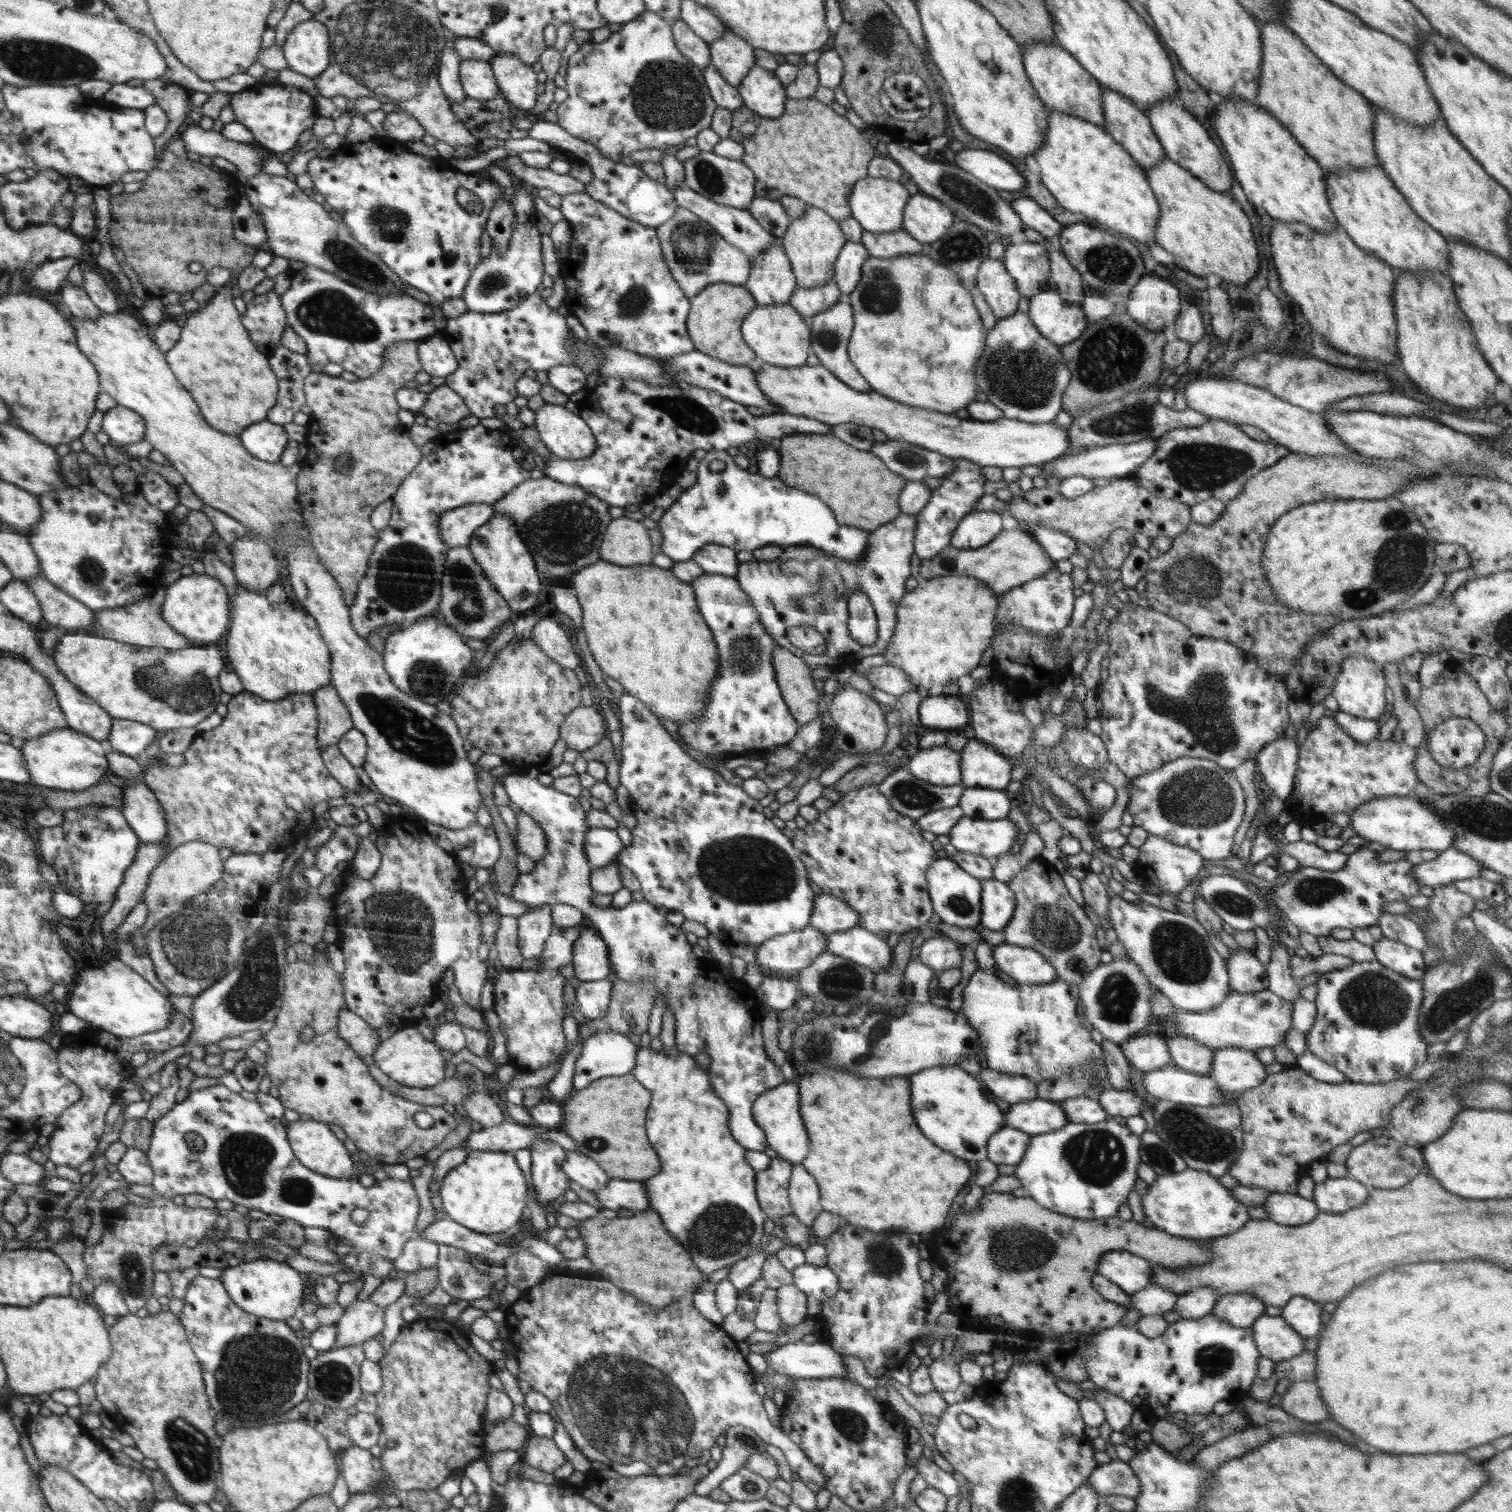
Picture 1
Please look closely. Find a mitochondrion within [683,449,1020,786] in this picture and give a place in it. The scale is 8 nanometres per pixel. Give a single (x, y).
(813, 587)

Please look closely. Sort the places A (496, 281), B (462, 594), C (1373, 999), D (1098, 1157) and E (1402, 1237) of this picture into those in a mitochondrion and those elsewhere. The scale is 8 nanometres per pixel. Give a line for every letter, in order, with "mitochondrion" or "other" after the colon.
A: mitochondrion
B: mitochondrion
C: mitochondrion
D: mitochondrion
E: other

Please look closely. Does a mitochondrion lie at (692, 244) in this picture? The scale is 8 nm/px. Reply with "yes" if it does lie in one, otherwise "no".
yes

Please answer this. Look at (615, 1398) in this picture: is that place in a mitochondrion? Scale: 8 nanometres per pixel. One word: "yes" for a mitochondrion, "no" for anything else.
yes

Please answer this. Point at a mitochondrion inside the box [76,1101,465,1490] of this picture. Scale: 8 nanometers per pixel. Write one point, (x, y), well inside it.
(257, 1374)

